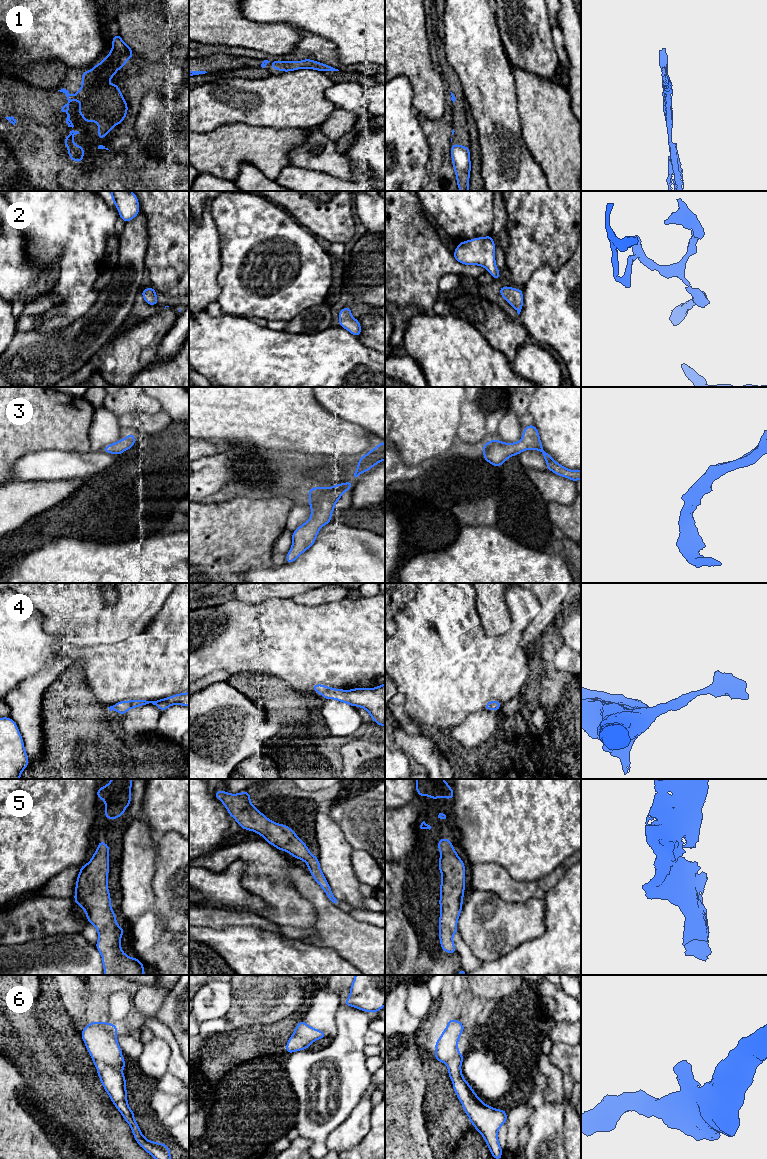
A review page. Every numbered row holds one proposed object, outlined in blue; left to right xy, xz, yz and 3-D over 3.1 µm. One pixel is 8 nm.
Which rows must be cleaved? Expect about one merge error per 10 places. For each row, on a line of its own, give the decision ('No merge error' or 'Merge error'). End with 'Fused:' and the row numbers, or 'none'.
1: No merge error
2: No merge error
3: No merge error
4: No merge error
5: No merge error
6: No merge error
Fused: none

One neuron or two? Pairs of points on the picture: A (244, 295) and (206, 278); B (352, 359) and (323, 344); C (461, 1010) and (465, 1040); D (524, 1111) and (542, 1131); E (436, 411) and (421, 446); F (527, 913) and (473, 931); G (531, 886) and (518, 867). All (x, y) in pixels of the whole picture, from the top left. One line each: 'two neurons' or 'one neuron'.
A: two neurons
B: one neuron
C: one neuron
D: two neurons
E: one neuron
F: one neuron
G: two neurons

